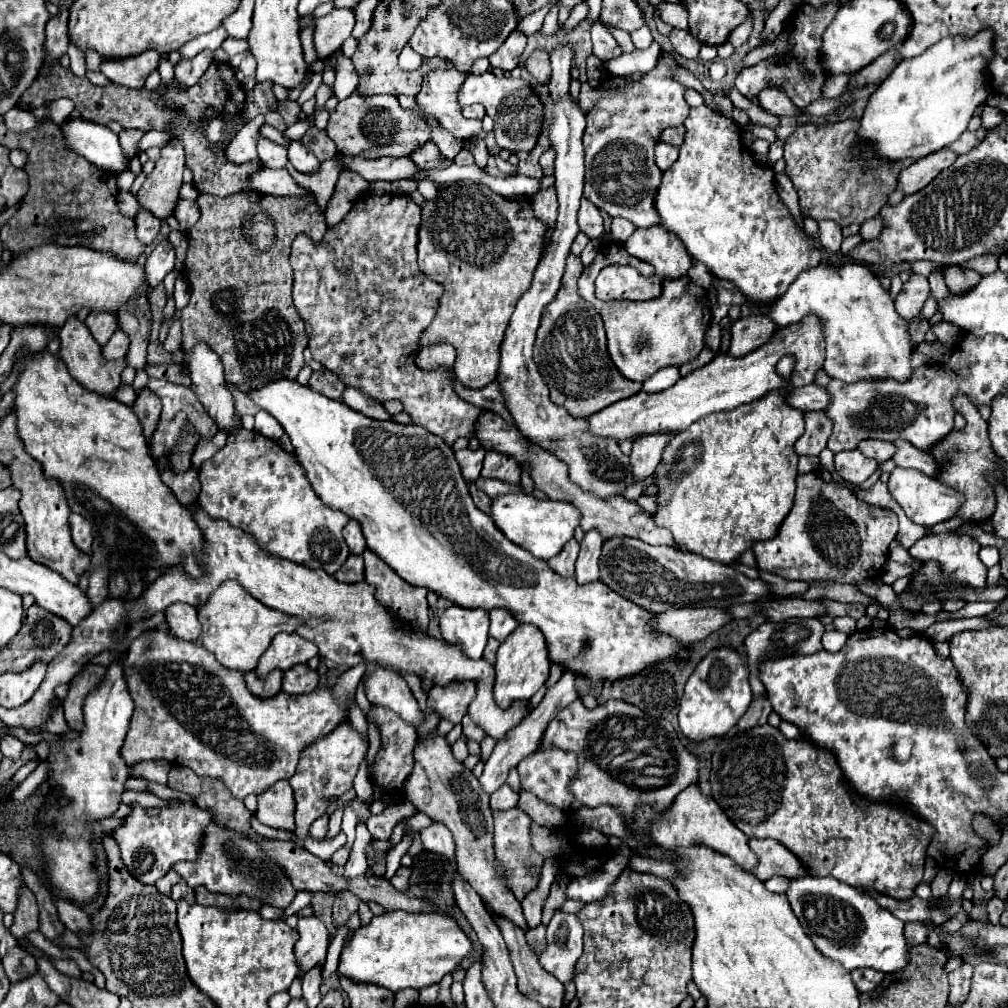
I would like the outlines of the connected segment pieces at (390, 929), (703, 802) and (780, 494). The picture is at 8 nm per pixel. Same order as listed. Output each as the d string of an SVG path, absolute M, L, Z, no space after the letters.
M384 912L382 916L374 916L368 926L362 926L354 932L352 940L344 946L340 954L340 966L338 976L354 978L354 982L370 982L384 986L392 992L402 988L414 988L422 990L432 984L438 984L446 974L454 972L454 968L474 950L474 942L468 938L468 934L458 926L458 922L440 912Z
M688 786L678 794L674 804L668 810L656 812L652 806L640 806L634 812L634 830L648 834L658 846L672 848L672 846L706 846L732 858L740 868L752 870L756 866L754 852L748 848L748 838L722 814L722 808L714 802L714 798L700 792L698 786Z
M774 390L764 398L742 404L730 412L710 414L694 422L694 426L676 432L672 442L668 442L660 462L660 476L654 480L658 486L658 512L654 514L654 522L672 532L678 548L714 562L736 564L740 562L740 556L752 548L752 542L770 540L778 534L778 526L794 504L798 464L794 442L804 432L804 414L790 408L784 396L784 390Z

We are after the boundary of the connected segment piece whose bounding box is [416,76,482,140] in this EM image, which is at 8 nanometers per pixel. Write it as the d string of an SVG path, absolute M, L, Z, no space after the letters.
M428 76L416 102L420 112L436 116L440 126L450 130L460 140L466 140L482 130L480 120L468 120L462 116L462 108L458 104L458 86L448 76Z

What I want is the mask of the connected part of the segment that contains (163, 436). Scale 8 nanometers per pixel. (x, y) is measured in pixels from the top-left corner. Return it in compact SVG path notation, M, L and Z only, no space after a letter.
M150 378L148 390L152 390L162 400L162 406L164 406L162 416L160 416L160 424L158 424L158 434L154 434L154 450L152 450L154 458L160 458L162 452L170 452L174 448L174 444L178 442L178 438L182 438L186 432L196 432L196 434L200 434L200 438L210 438L218 432L218 426L206 414L204 406L198 402L198 398L190 386L178 386L178 384L164 380L164 378L162 380Z

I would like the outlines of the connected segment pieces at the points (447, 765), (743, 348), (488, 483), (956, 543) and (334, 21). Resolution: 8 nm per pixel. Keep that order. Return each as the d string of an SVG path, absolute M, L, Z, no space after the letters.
M410 674L404 676L404 680L414 692L414 698L418 700L418 706L424 714L424 722L416 728L418 742L414 748L414 772L406 780L406 800L410 800L418 812L424 812L432 820L442 822L454 834L458 872L462 872L462 878L466 878L466 882L474 890L478 890L486 908L494 910L496 914L502 914L504 918L510 918L516 926L522 926L522 930L528 930L520 902L504 886L504 882L498 878L494 870L494 838L492 838L494 820L492 820L492 810L488 806L490 796L482 790L478 778L472 772L468 772L462 762L454 758L452 746L446 742L446 738L438 734L440 716L426 706L426 690L422 686L422 678Z
M752 310L750 316L734 322L734 326L730 330L732 338L730 338L730 352L728 354L732 354L734 358L746 356L748 352L766 344L774 330L776 330L776 324L770 322L770 318L766 318L764 312Z
M482 476L476 480L476 486L480 490L484 490L490 498L494 498L496 494L508 494L508 492L520 492L522 490L522 486L510 486L510 484L498 482L498 480L486 480Z
M944 532L930 534L918 540L908 554L924 562L936 560L942 566L942 572L950 580L970 584L972 588L986 586L986 566L978 558L980 544L968 534Z
M332 10L324 18L318 18L314 26L314 48L318 52L318 58L326 60L328 54L336 52L342 46L342 42L352 34L352 28L352 10Z

